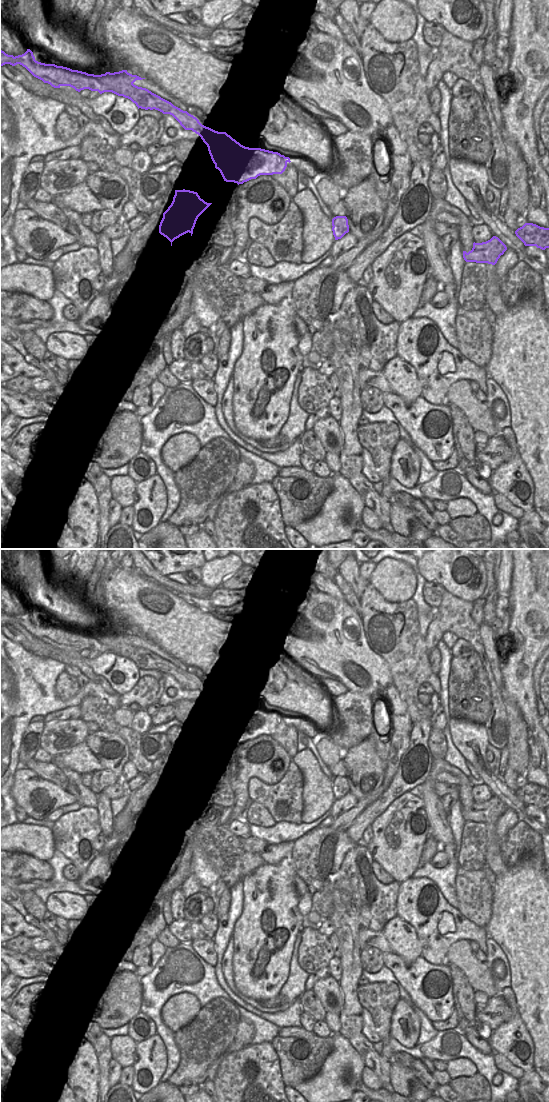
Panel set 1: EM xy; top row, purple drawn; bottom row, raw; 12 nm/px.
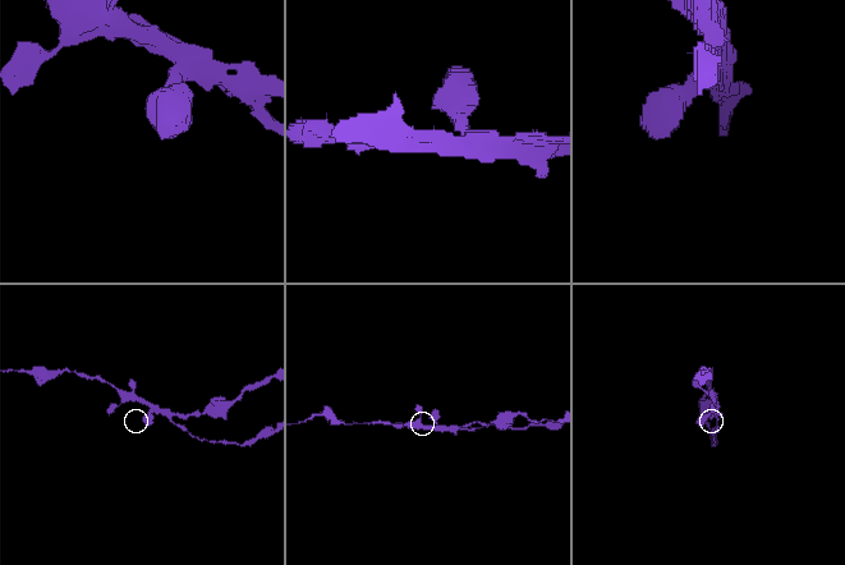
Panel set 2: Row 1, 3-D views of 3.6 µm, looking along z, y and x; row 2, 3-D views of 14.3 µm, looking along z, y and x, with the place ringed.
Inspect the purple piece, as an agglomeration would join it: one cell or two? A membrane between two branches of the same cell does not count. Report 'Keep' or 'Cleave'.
Cleave.

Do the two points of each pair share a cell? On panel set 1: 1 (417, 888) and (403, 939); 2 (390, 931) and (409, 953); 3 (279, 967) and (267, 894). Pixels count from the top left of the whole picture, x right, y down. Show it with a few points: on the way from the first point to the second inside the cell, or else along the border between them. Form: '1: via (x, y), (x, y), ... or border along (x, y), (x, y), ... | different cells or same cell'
1: border along (397, 915), (414, 928), (420, 943) | different cells
2: via (395, 936), (407, 948) | same cell
3: via (267, 949), (267, 912) | same cell

